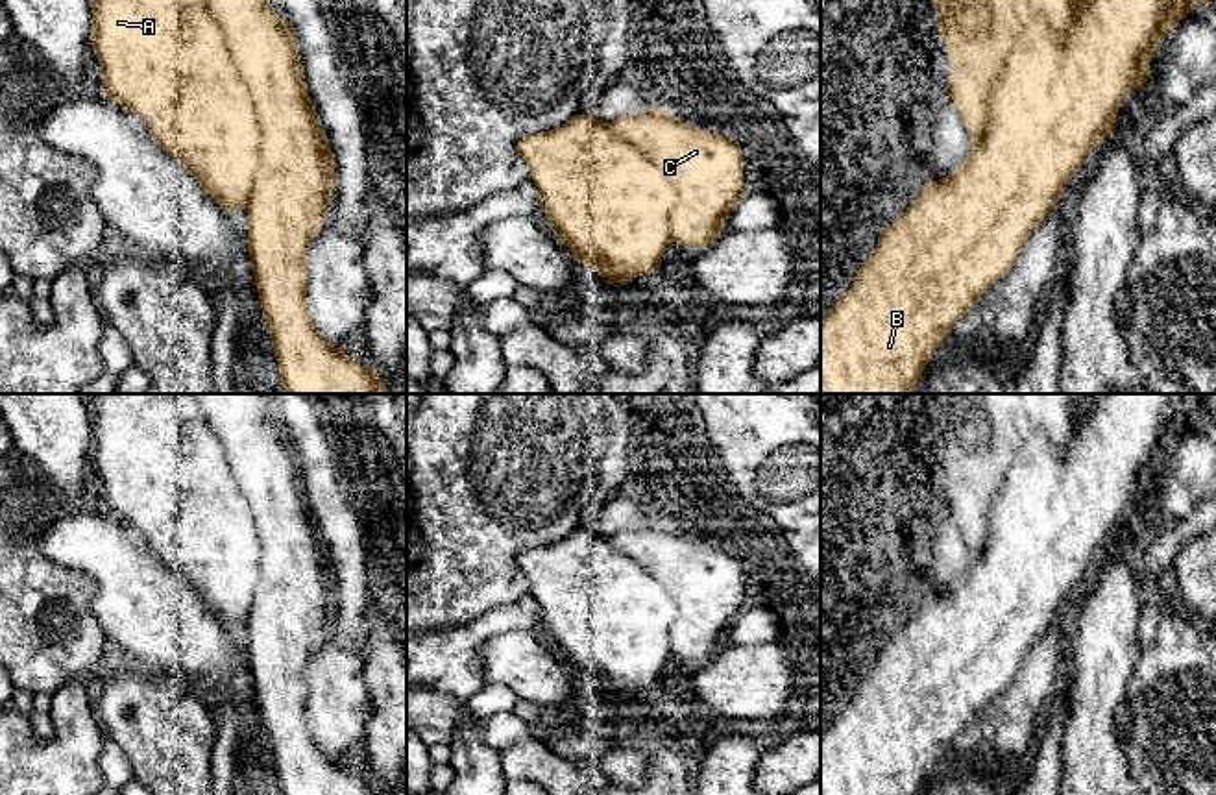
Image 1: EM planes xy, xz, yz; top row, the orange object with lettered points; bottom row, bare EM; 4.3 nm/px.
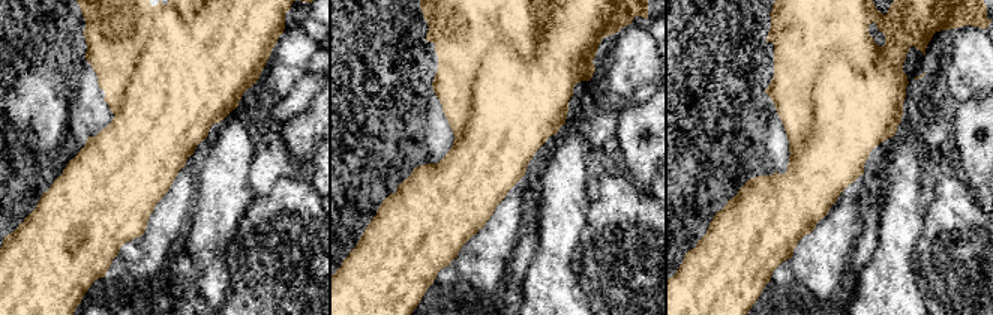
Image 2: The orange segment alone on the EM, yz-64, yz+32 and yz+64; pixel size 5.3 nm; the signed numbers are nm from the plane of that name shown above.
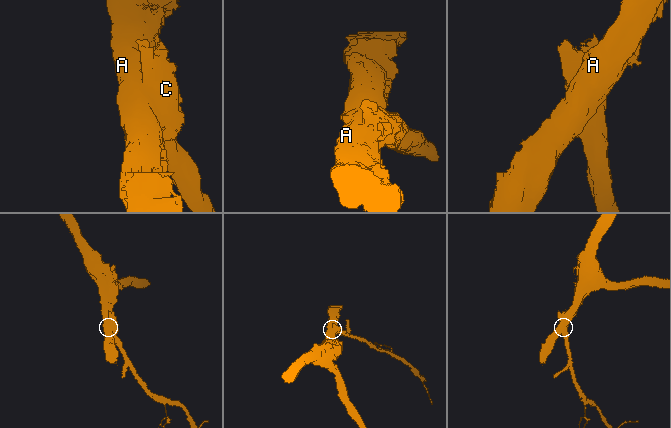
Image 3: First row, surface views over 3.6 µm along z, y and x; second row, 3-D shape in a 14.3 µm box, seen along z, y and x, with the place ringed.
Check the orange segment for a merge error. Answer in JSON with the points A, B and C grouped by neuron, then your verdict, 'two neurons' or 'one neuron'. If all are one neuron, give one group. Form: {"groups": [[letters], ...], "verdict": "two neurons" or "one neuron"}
{"groups": [["A", "B"], ["C"]], "verdict": "two neurons"}

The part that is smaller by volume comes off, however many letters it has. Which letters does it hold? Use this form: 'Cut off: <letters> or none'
Cut off: C

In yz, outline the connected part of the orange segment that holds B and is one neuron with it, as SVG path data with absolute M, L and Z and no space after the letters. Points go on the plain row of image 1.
M1090 394L1090 407L1085 418L1081 418L1068 440L1066 455L1055 466L1055 505L1061 510L1061 520L1050 529L1050 538L1046 540L1046 551L1035 555L1031 551L1031 495L1037 492L1037 464L1035 460L1026 462L1026 494L1020 499L1020 512L1013 520L1003 520L996 516L989 523L989 538L985 549L972 558L970 568L955 582L952 590L926 599L918 612L909 618L902 630L887 638L880 647L878 658L872 669L863 677L852 701L835 716L835 719L821 734L821 795L918 795L922 784L930 777L931 769L939 758L952 745L954 738L963 732L978 716L979 710L992 701L996 695L1005 691L1013 682L1026 653L1033 649L1033 643L1044 636L1052 627L1053 619L1059 616L1063 601L1068 593L1083 581L1085 571L1113 547L1116 538L1116 525L1122 514L1133 503L1142 501L1149 492L1149 475L1157 459L1166 451L1166 447L1186 433L1194 425L1196 418L1210 420L1216 407L1216 394Z

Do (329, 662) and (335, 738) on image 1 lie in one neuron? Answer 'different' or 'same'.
same

